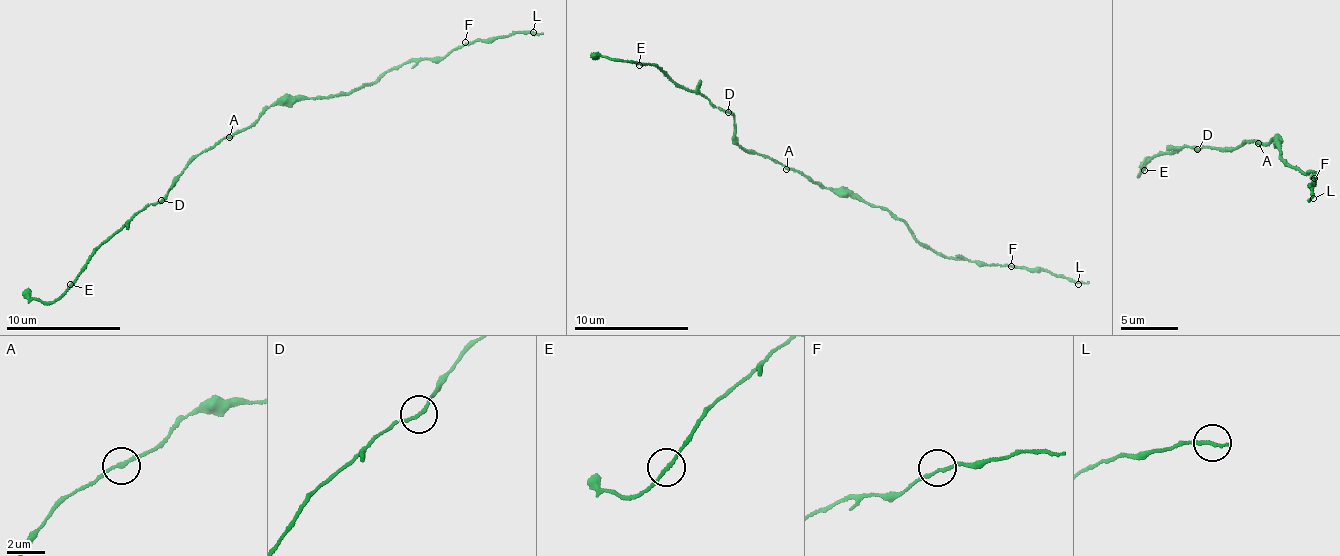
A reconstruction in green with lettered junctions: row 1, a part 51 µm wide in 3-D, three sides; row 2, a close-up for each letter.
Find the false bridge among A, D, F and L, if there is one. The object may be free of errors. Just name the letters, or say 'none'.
none

